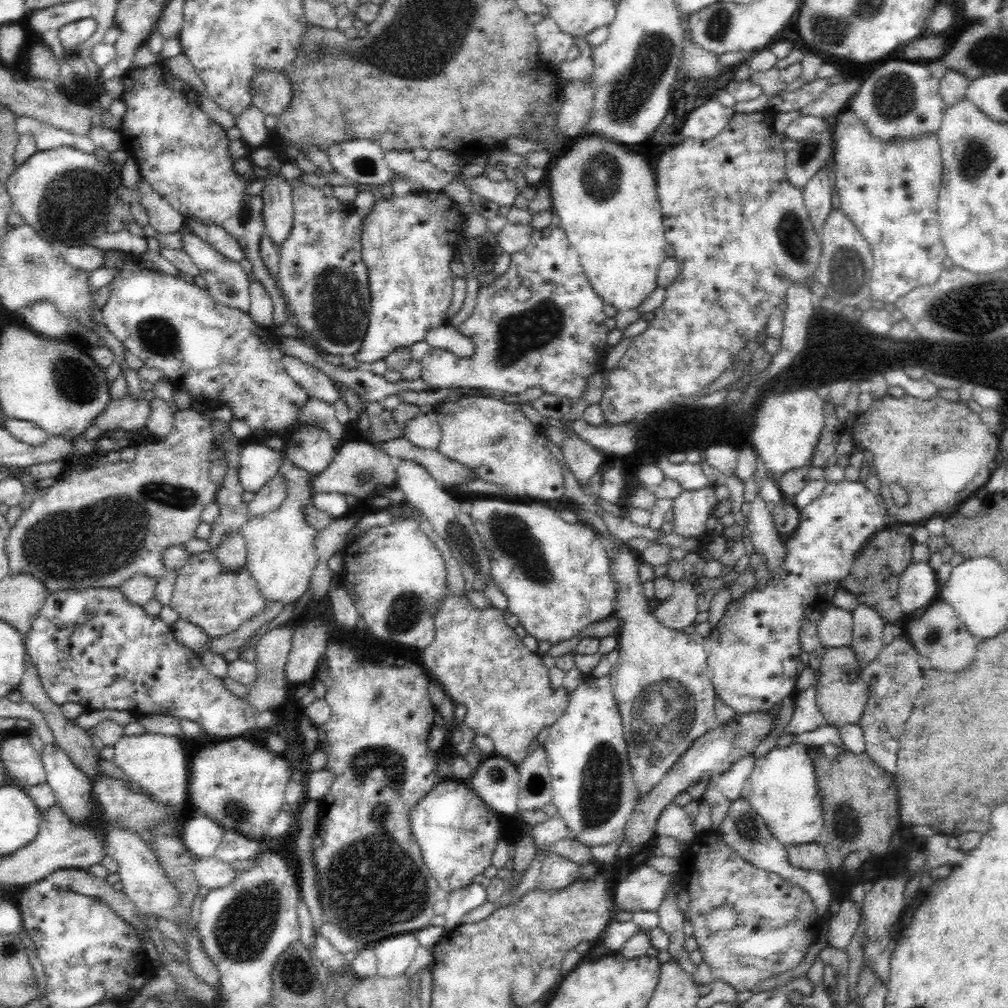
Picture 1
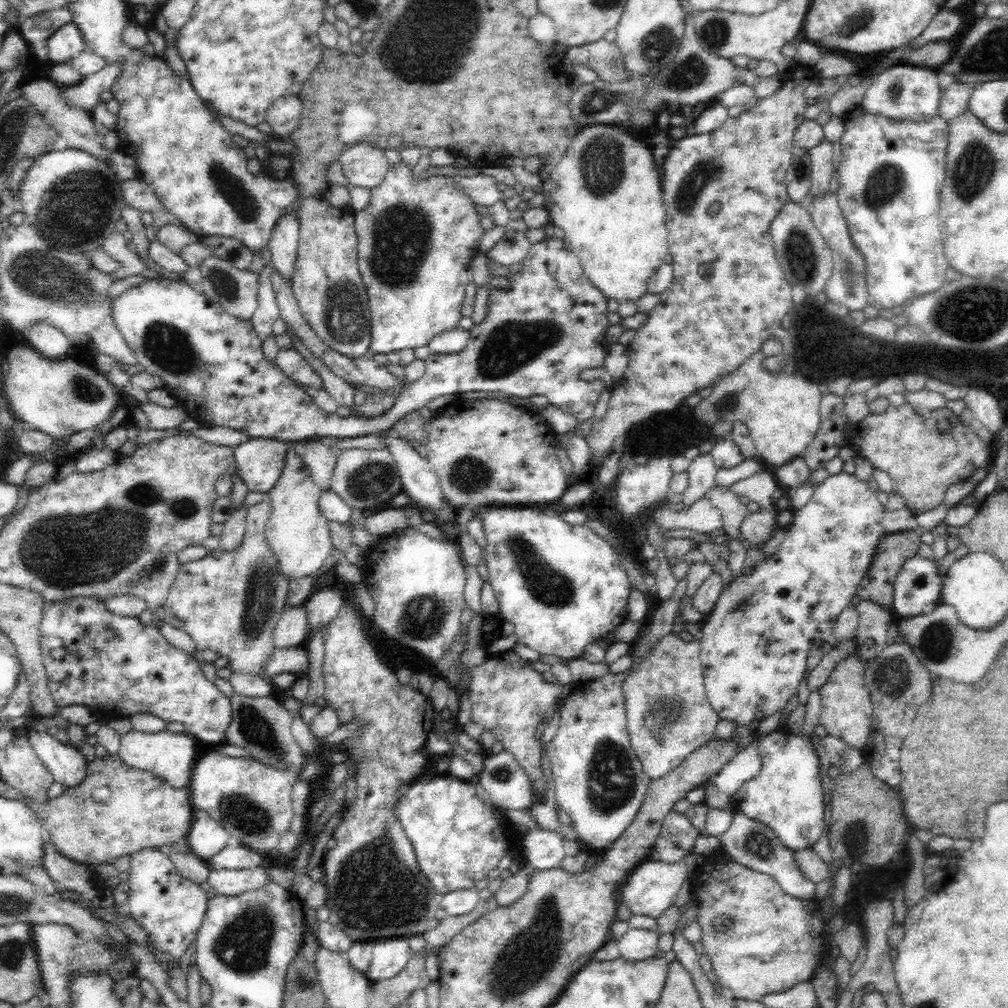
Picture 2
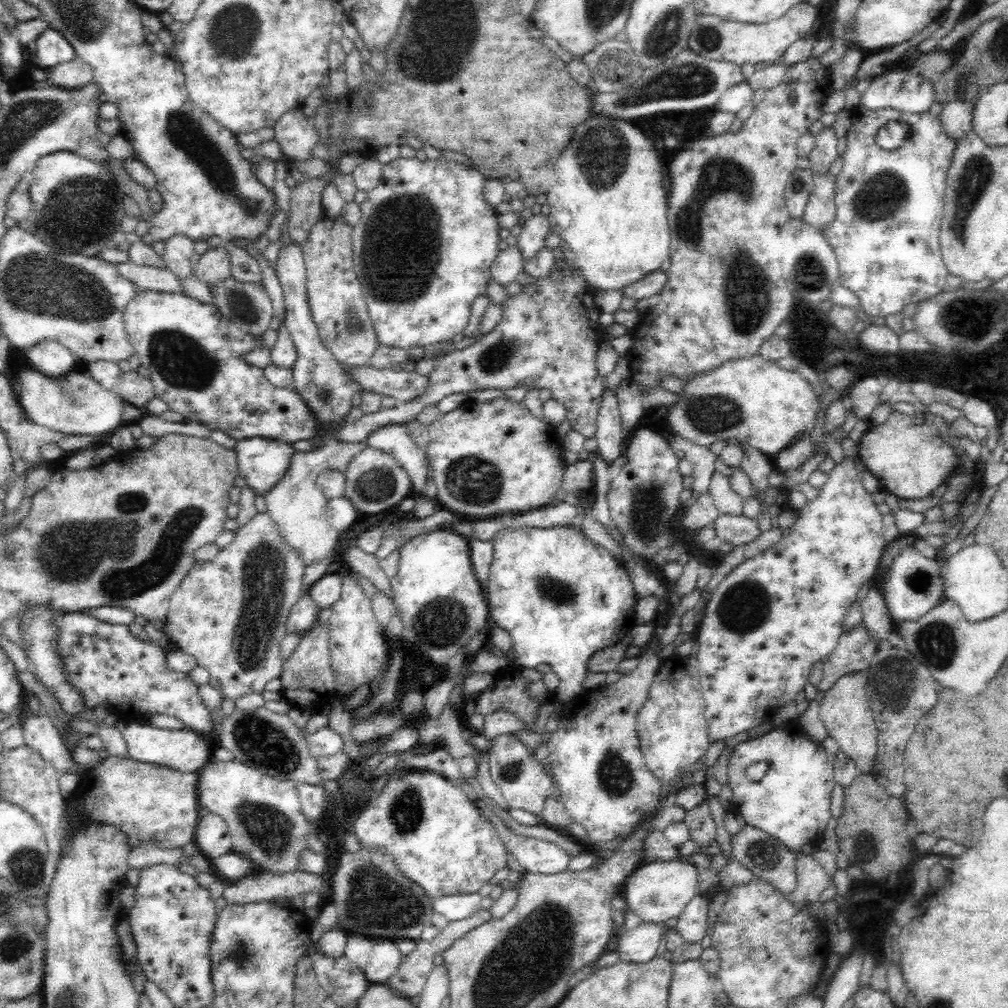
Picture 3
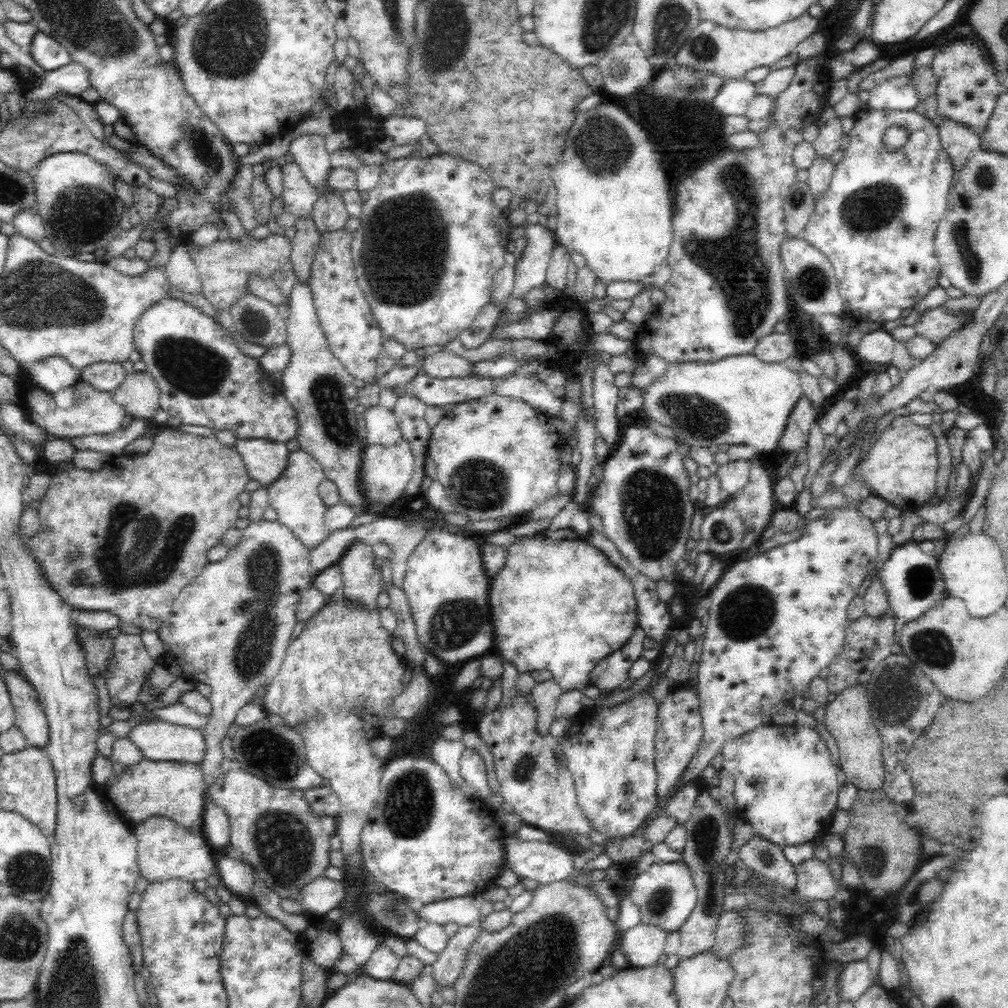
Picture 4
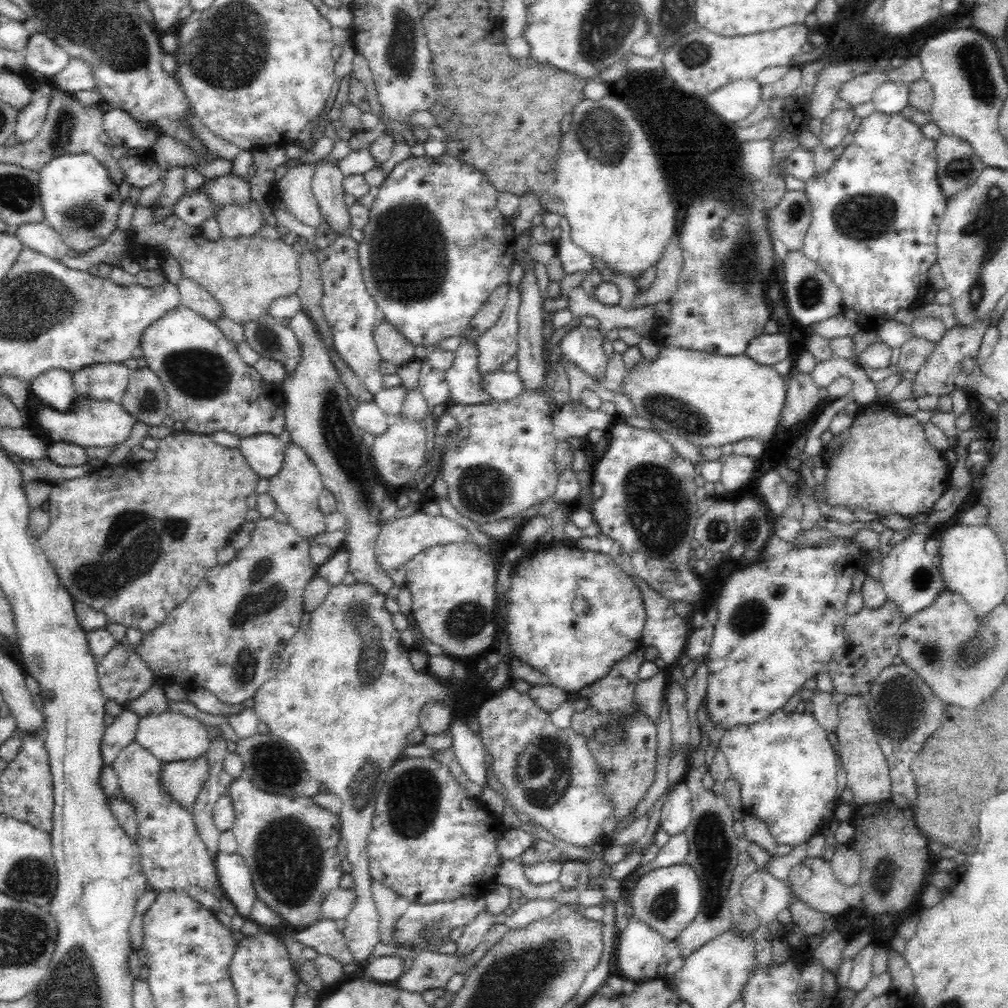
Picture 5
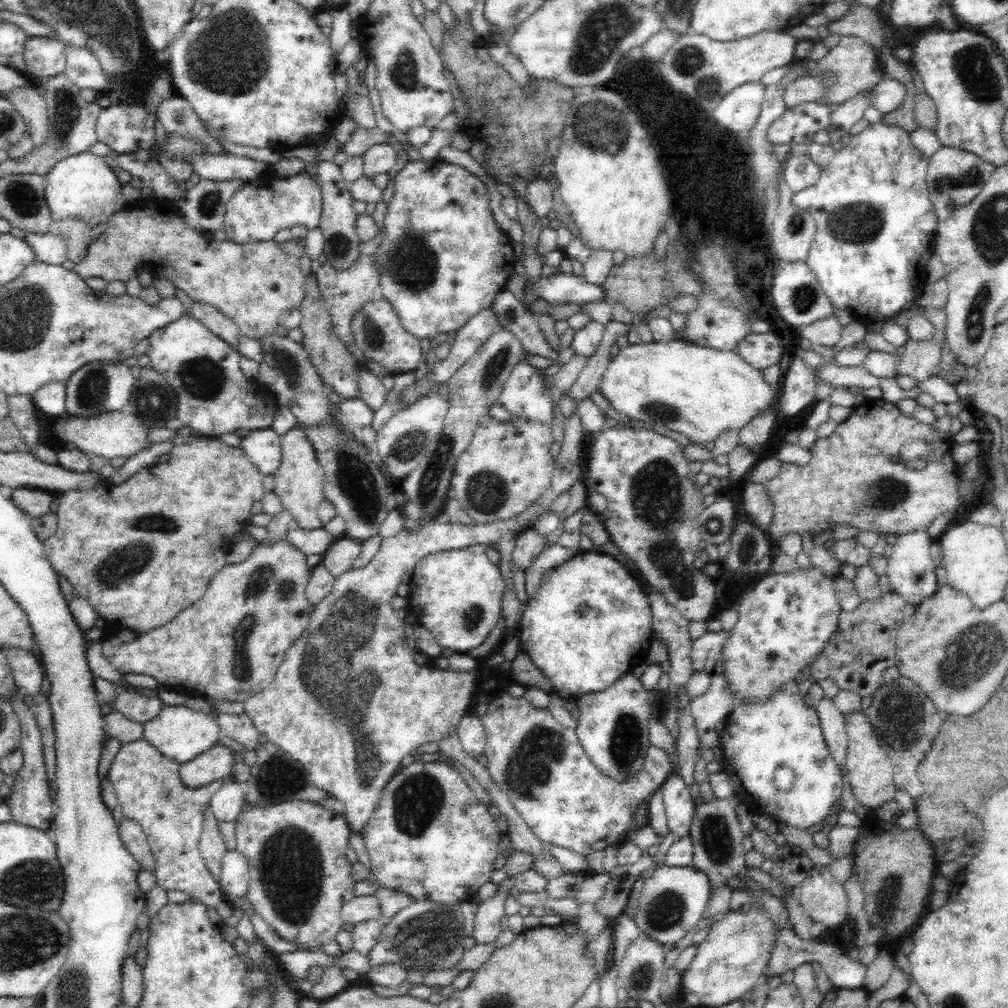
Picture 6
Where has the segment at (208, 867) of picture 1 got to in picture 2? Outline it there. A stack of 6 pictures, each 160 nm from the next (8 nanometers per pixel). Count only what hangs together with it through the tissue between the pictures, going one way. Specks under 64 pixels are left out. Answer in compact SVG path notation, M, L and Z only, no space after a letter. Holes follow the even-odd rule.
M264 867L244 870L226 870L225 868L209 868L207 882L216 894L224 896L240 896L250 890L258 890L270 882L270 874Z

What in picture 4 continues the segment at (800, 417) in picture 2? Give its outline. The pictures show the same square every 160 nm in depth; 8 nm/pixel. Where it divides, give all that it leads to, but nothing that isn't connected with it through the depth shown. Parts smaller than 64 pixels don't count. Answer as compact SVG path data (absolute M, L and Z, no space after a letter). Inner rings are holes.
M754 354L729 356L712 362L671 362L667 363L666 372L643 390L640 410L654 422L669 426L688 445L752 445L760 456L765 456L778 449L786 421L803 393L799 380L797 372L783 363L762 362Z

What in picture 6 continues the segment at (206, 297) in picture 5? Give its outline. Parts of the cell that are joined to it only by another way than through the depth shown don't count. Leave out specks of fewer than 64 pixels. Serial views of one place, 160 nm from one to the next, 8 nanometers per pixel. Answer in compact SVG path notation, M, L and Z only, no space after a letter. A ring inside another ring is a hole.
M192 300L191 310L190 316L200 321L212 334L225 340L232 348L238 348L241 332L234 321L214 309L212 304Z

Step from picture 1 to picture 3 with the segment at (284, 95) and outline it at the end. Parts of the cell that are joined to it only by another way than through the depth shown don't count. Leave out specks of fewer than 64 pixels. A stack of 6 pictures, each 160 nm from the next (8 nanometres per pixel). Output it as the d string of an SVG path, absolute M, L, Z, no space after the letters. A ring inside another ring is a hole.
M302 108L290 110L273 126L274 140L279 143L288 162L312 159L310 150L318 145L318 131L303 113Z

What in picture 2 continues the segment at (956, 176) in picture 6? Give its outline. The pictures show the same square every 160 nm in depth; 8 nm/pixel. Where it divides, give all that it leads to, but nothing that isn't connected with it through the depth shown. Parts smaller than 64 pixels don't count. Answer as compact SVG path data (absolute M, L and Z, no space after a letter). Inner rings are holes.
M951 83L941 96L937 115L947 123L969 111L969 99L974 93L975 84Z

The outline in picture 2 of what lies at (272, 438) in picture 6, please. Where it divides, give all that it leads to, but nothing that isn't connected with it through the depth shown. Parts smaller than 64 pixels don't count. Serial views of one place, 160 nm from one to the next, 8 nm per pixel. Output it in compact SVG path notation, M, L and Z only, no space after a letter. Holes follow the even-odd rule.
M251 437L234 447L238 476L252 492L270 492L282 474L287 441Z

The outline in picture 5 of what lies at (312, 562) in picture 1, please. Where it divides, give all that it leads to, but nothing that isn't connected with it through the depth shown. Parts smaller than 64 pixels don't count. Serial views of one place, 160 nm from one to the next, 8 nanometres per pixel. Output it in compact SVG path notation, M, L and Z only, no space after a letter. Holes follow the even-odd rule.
M296 443L285 446L285 457L282 468L269 478L267 492L274 497L277 510L288 517L288 524L296 529L312 545L312 540L326 532L325 515L319 508L319 494L324 490L321 472L316 468L306 451Z

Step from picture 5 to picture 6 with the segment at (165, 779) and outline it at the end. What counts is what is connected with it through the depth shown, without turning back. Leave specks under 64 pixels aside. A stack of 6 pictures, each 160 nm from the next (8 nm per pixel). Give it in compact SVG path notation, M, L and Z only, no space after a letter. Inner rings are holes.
M216 743L212 748L180 764L178 773L182 782L193 790L220 778L230 778L239 756L231 747Z

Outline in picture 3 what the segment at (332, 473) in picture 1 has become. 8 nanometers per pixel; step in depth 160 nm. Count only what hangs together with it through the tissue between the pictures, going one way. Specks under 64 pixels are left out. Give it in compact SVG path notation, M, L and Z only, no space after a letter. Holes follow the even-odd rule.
M367 446L351 458L343 470L344 496L362 514L378 514L392 506L398 506L404 498L412 495L410 475L392 455Z

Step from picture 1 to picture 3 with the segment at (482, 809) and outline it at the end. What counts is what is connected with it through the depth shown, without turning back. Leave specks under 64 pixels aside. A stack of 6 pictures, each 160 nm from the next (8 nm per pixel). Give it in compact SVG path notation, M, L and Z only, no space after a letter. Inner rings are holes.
M408 769L403 776L390 778L381 793L374 795L366 808L362 808L362 814L353 824L353 832L361 846L383 846L395 860L399 872L421 886L432 899L478 892L497 870L507 866L507 850L496 834L495 826L482 816L476 803L469 800L455 782L436 772L409 772Z

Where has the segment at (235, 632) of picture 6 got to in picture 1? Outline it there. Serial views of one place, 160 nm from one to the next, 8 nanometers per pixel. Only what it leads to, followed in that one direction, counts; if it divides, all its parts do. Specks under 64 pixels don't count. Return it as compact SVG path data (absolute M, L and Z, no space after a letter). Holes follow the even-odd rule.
M278 472L270 482L266 482L255 492L254 498L247 503L249 519L277 510L283 498L286 498L285 478ZM200 552L177 569L170 606L178 618L187 620L201 628L209 639L220 638L234 632L242 622L262 614L266 599L262 597L257 583L244 566L240 572L229 572L217 562L213 552Z

